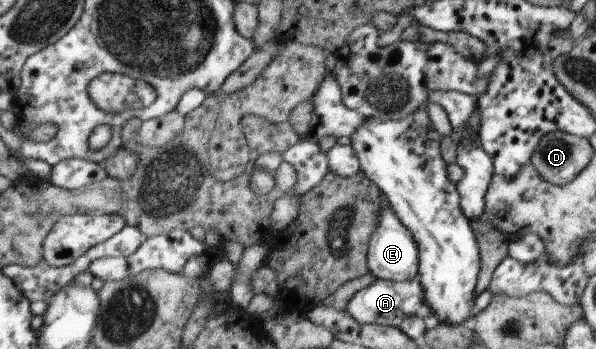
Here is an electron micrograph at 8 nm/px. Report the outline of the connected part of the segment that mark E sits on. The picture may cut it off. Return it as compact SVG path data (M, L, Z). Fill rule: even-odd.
M388 205L388 208L380 207L378 218L380 218L378 228L371 236L367 250L368 270L377 279L385 281L404 282L404 280L414 280L419 272L419 252L412 233L398 220L390 205Z

